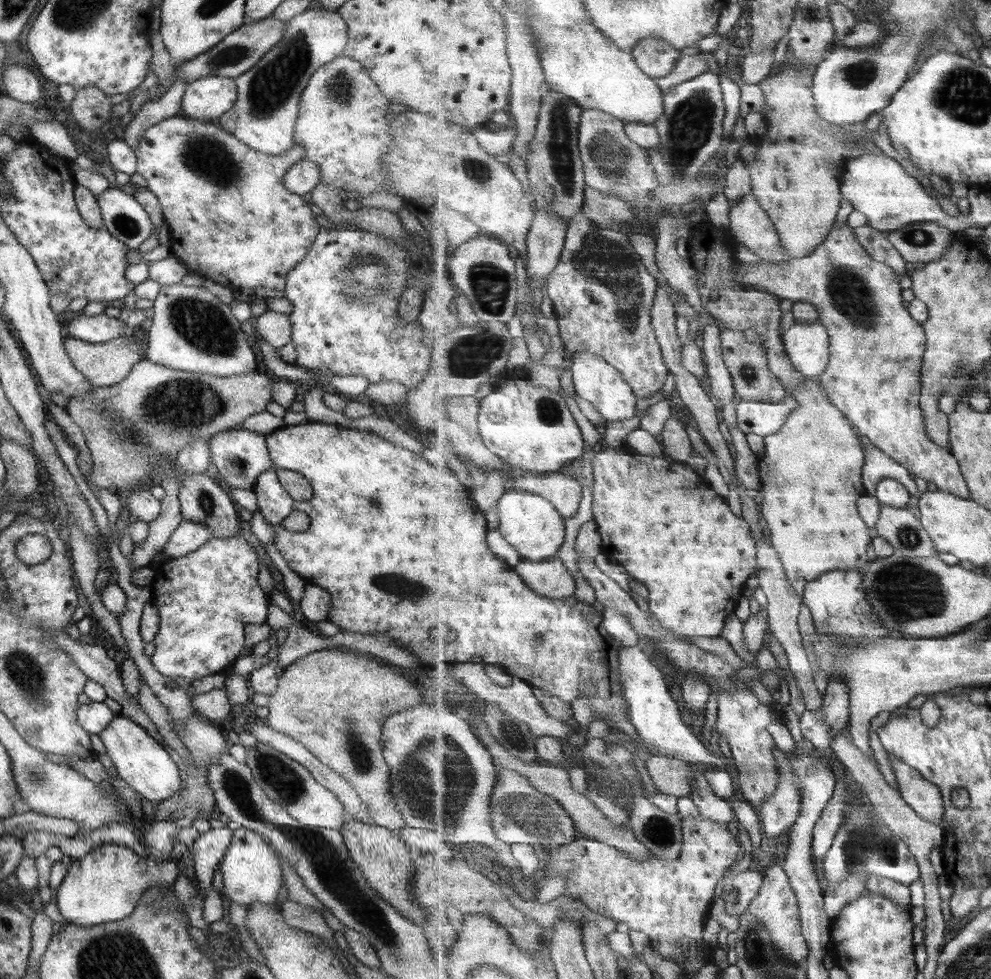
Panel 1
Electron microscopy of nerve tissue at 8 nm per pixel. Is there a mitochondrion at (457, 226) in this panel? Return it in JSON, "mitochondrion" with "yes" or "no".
{"mitochondrion":"no"}

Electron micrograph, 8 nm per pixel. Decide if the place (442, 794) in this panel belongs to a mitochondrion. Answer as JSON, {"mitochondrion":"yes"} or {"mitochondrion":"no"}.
{"mitochondrion":"yes"}

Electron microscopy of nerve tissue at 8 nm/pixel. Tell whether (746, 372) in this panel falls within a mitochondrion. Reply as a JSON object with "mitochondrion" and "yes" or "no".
{"mitochondrion":"yes"}

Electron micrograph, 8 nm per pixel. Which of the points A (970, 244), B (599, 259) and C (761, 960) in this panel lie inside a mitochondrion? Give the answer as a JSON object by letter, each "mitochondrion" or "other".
{"A":"other","B":"mitochondrion","C":"mitochondrion"}

